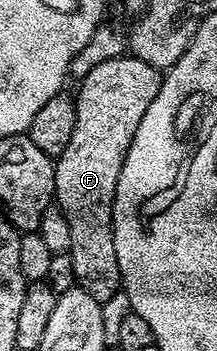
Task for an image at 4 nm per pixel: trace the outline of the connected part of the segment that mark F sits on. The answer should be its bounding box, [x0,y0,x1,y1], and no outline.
[54,54,163,304]

